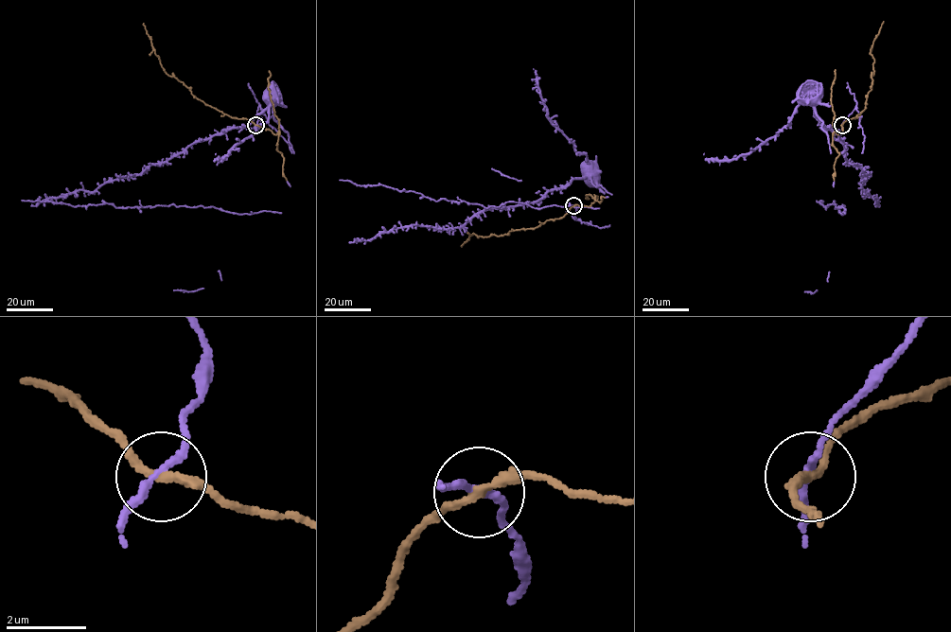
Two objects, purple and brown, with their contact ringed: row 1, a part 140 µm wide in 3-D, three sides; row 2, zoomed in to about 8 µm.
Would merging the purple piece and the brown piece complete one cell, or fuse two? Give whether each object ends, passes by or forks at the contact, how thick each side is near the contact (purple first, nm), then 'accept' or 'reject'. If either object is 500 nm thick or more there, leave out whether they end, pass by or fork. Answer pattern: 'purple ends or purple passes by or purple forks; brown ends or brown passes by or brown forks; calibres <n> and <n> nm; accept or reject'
purple passes by; brown passes by; calibres 180 and 220 nm; accept

